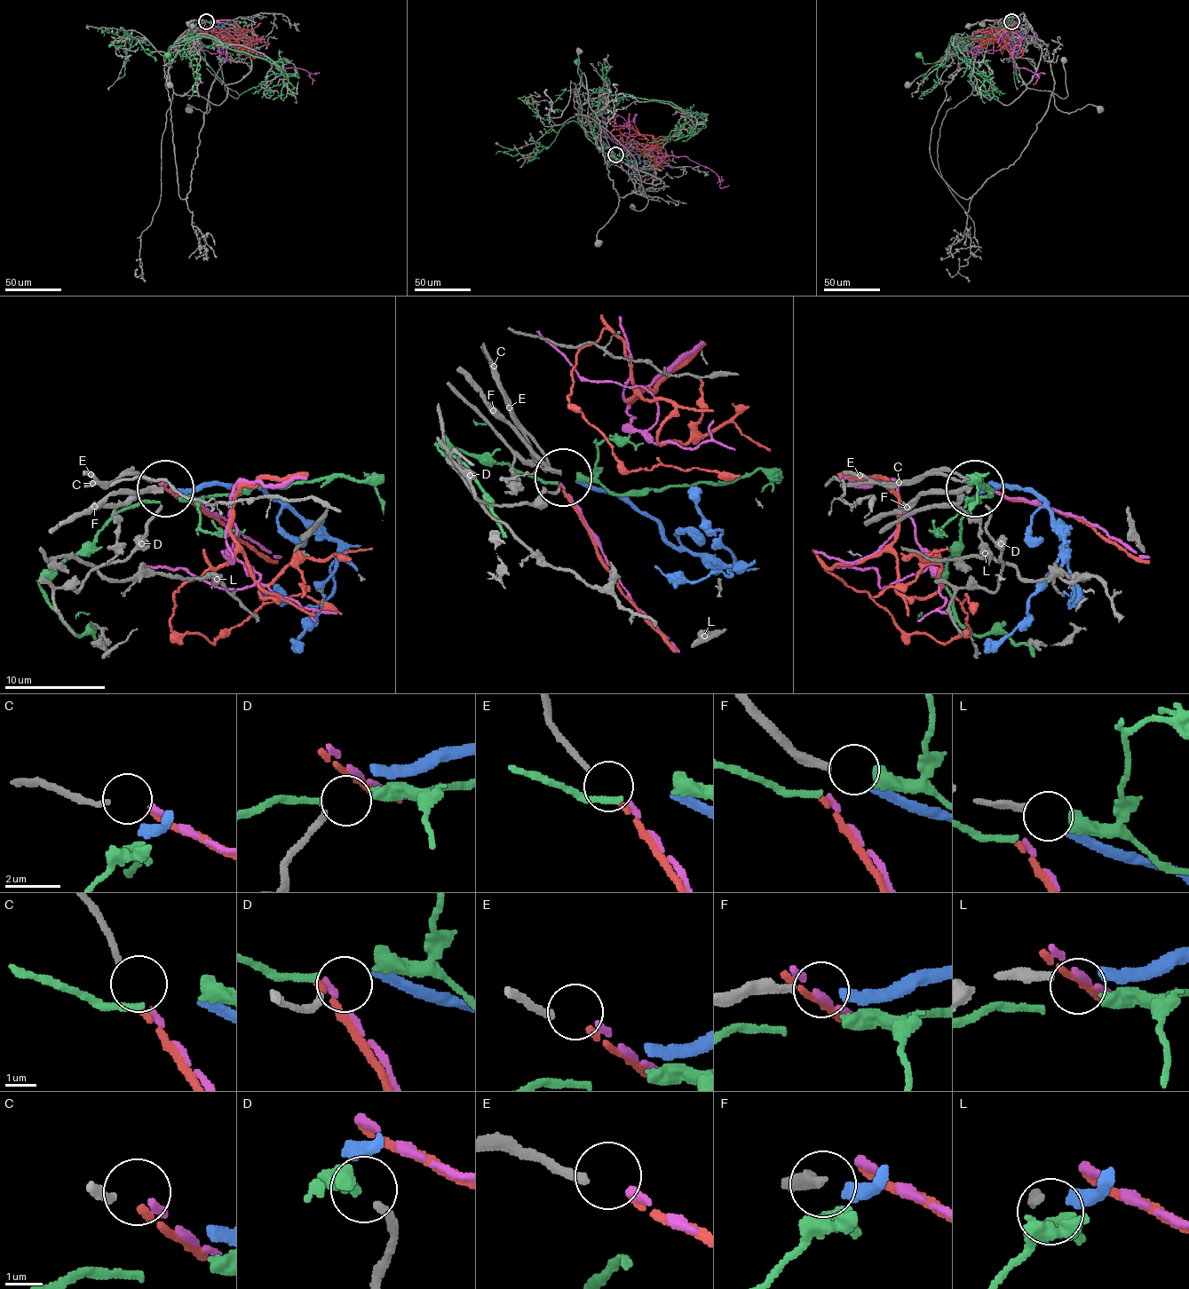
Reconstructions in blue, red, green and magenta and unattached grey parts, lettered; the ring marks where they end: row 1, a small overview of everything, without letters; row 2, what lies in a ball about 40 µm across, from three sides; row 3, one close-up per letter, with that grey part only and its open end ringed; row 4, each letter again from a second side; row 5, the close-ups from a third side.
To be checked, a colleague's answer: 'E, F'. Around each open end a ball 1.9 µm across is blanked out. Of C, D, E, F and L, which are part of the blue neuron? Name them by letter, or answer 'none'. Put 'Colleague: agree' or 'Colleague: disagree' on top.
Colleague: disagree
F

